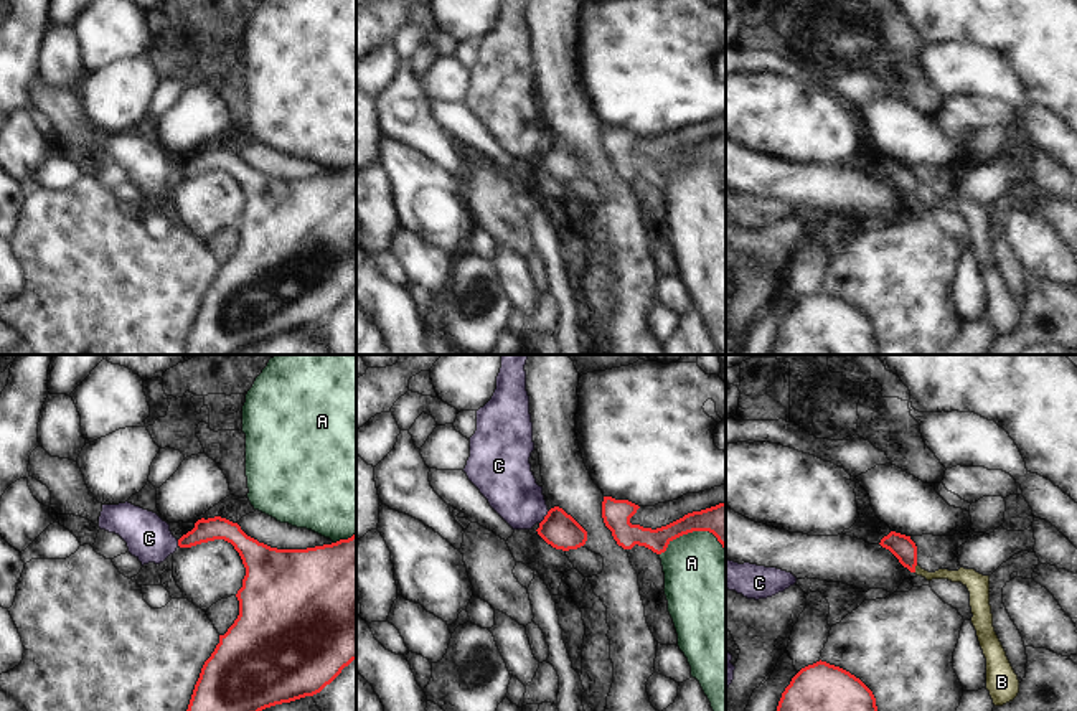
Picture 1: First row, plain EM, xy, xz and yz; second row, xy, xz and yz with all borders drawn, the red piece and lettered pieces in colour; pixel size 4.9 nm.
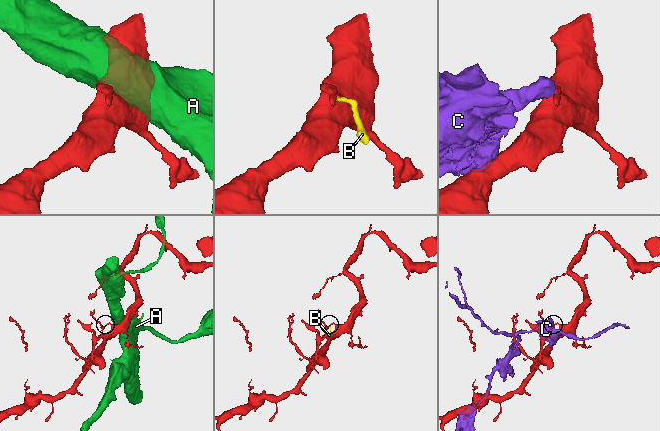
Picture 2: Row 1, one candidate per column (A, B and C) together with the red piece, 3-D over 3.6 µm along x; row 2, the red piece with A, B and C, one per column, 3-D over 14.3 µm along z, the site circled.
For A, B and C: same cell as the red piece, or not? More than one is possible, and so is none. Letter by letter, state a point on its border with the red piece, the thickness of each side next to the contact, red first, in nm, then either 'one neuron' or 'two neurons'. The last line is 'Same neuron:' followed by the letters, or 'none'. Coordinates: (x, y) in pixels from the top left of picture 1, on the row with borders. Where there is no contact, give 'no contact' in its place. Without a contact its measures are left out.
A: xz (691, 532) | 170/380 nm | two neurons
B: yz (914, 568) | 110/70 nm | two neurons
C: xz (545, 517) | 170/260 nm | two neurons
Same neuron: none

